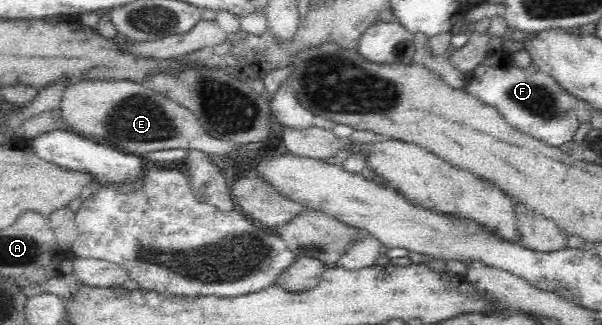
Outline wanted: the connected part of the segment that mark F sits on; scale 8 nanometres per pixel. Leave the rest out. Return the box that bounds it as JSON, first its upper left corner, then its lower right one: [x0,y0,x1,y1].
[462,48,579,147]

